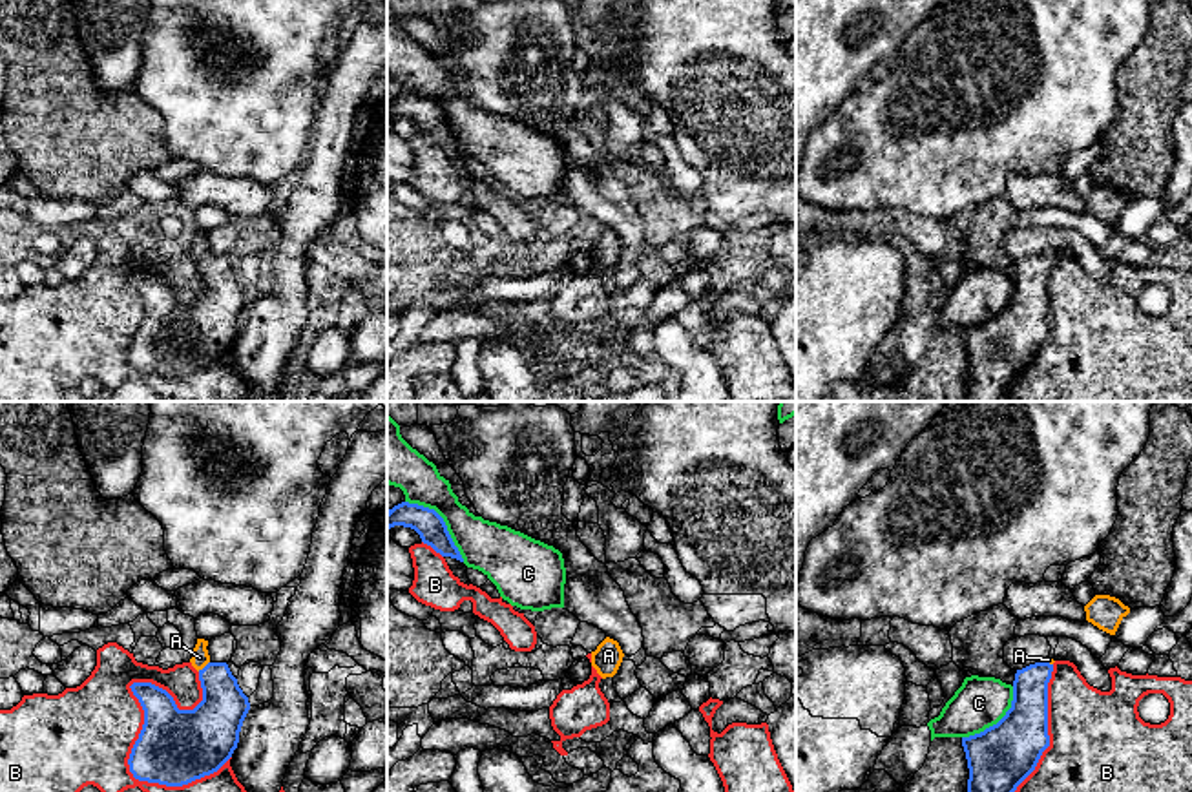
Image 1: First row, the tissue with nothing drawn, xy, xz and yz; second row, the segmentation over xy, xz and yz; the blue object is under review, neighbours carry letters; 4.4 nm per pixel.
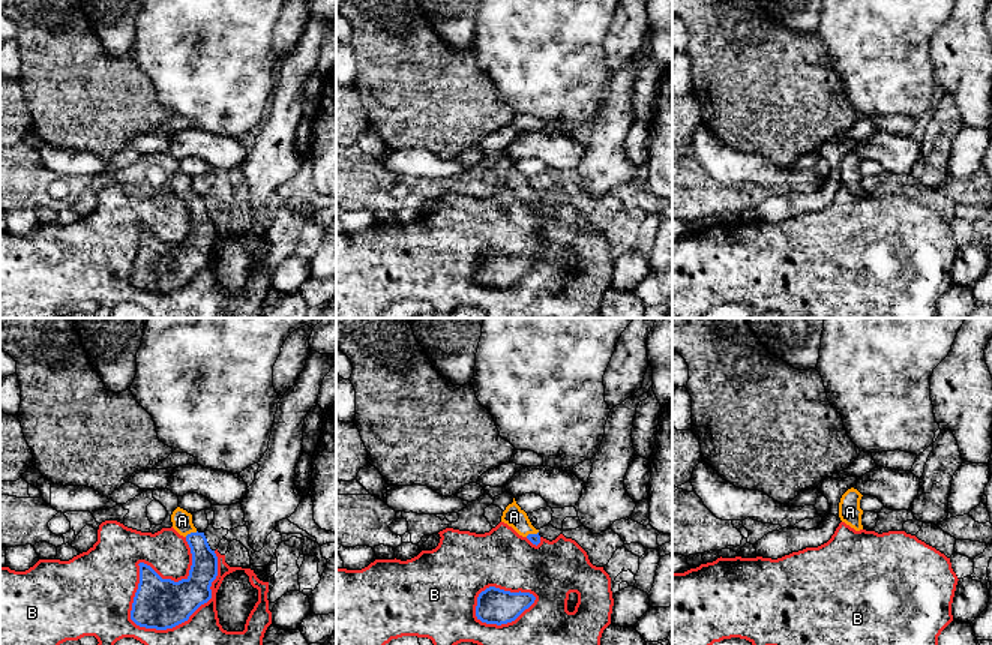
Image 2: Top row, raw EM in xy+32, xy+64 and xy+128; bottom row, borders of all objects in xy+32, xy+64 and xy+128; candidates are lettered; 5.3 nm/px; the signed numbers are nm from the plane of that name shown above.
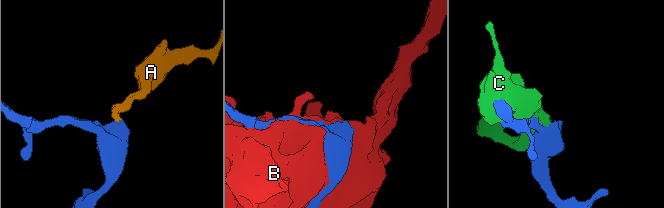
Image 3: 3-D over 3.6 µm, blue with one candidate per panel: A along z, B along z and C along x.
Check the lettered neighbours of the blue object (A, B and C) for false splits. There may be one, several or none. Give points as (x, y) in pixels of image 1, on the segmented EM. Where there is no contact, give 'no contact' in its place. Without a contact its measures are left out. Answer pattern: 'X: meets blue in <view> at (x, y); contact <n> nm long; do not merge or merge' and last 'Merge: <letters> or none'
A: meets blue in xy at (205, 666); contact 70 nm long; merge
B: meets blue in xy at (134, 683); contact 550 nm long; do not merge
C: meets blue in xz at (444, 522); contact 380 nm long; do not merge
Merge: A

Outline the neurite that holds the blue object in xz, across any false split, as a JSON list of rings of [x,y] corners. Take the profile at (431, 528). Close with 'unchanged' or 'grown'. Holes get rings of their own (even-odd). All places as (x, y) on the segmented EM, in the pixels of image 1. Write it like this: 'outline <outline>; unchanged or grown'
outline [[[402,502],[387,511],[387,531],[394,526],[414,529],[422,542],[431,546],[436,553],[464,562],[444,518],[434,509]]]; unchanged

